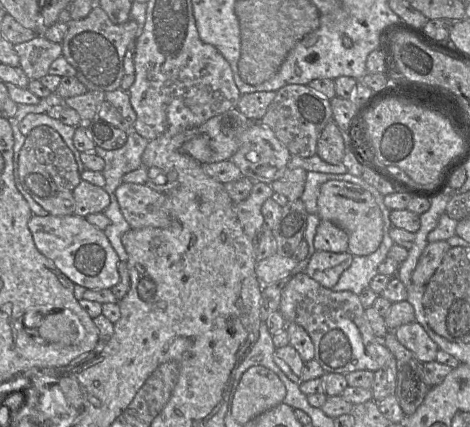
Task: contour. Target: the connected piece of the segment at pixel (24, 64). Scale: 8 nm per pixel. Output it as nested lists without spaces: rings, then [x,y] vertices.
[[[42,34],[13,45],[13,49],[19,56],[19,67],[29,80],[39,80],[47,75],[51,63],[62,55],[61,44],[46,39]]]

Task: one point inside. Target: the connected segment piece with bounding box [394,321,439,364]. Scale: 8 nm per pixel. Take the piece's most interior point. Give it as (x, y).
(412, 336)

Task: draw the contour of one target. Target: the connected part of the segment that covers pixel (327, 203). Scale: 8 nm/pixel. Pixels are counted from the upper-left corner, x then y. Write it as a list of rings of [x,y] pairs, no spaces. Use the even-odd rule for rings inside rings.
[[[329,180],[322,184],[317,200],[317,214],[348,235],[348,252],[353,256],[366,256],[375,252],[383,238],[383,219],[374,197],[357,184]]]

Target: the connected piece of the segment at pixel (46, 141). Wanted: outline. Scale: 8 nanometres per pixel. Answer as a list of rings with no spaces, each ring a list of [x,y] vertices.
[[[40,125],[31,130],[19,151],[16,168],[16,181],[23,189],[54,216],[73,215],[75,200],[73,191],[82,180],[72,151],[61,135],[47,125]]]

